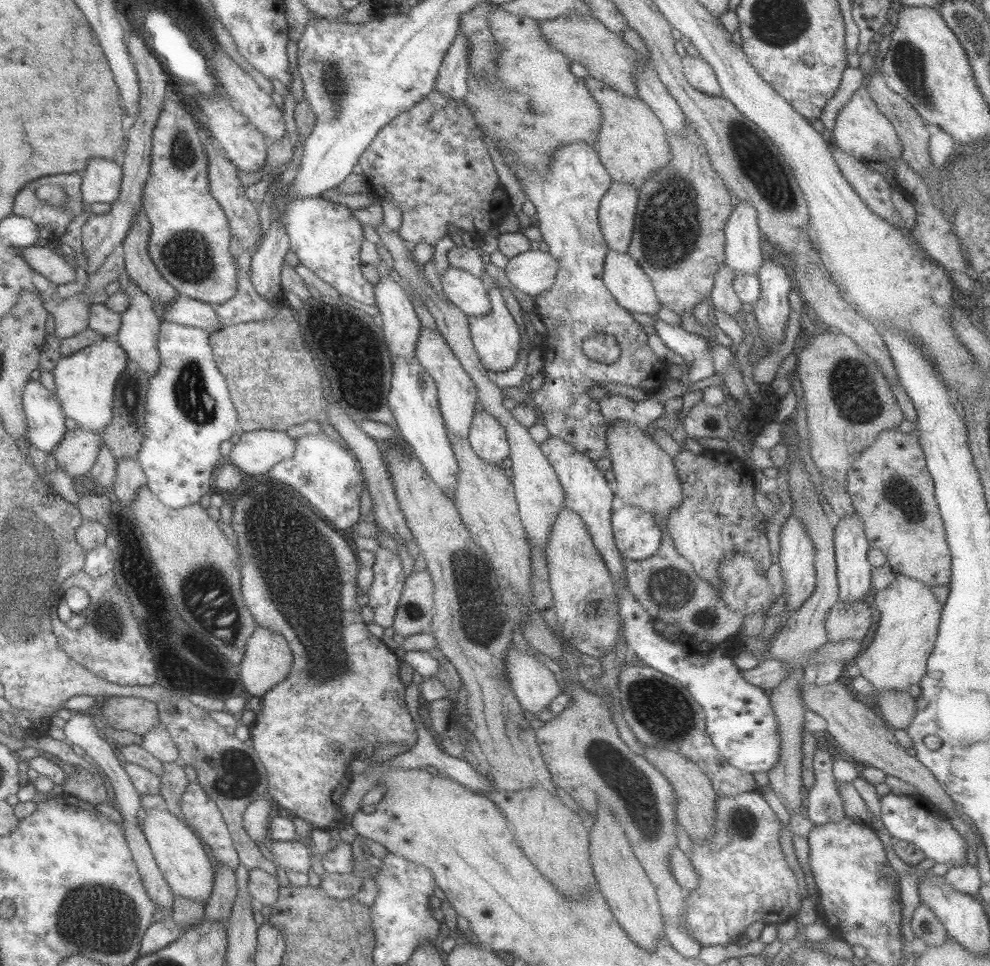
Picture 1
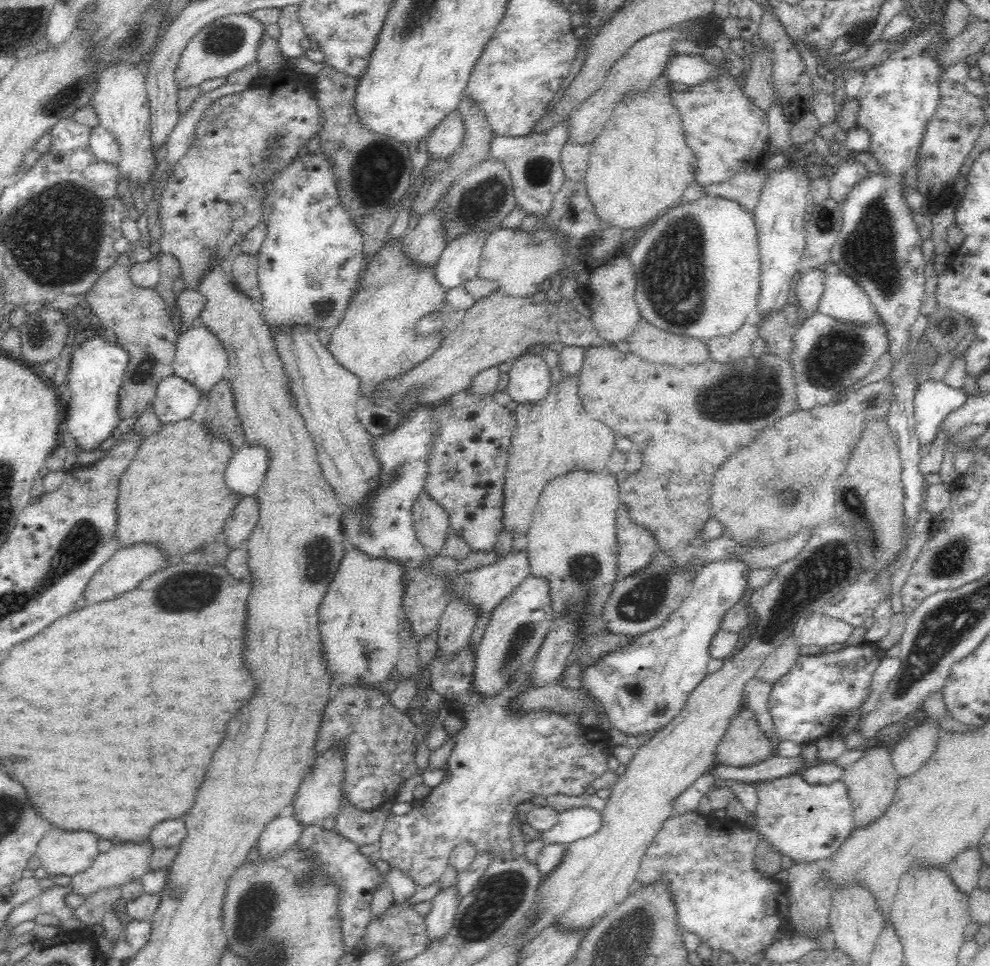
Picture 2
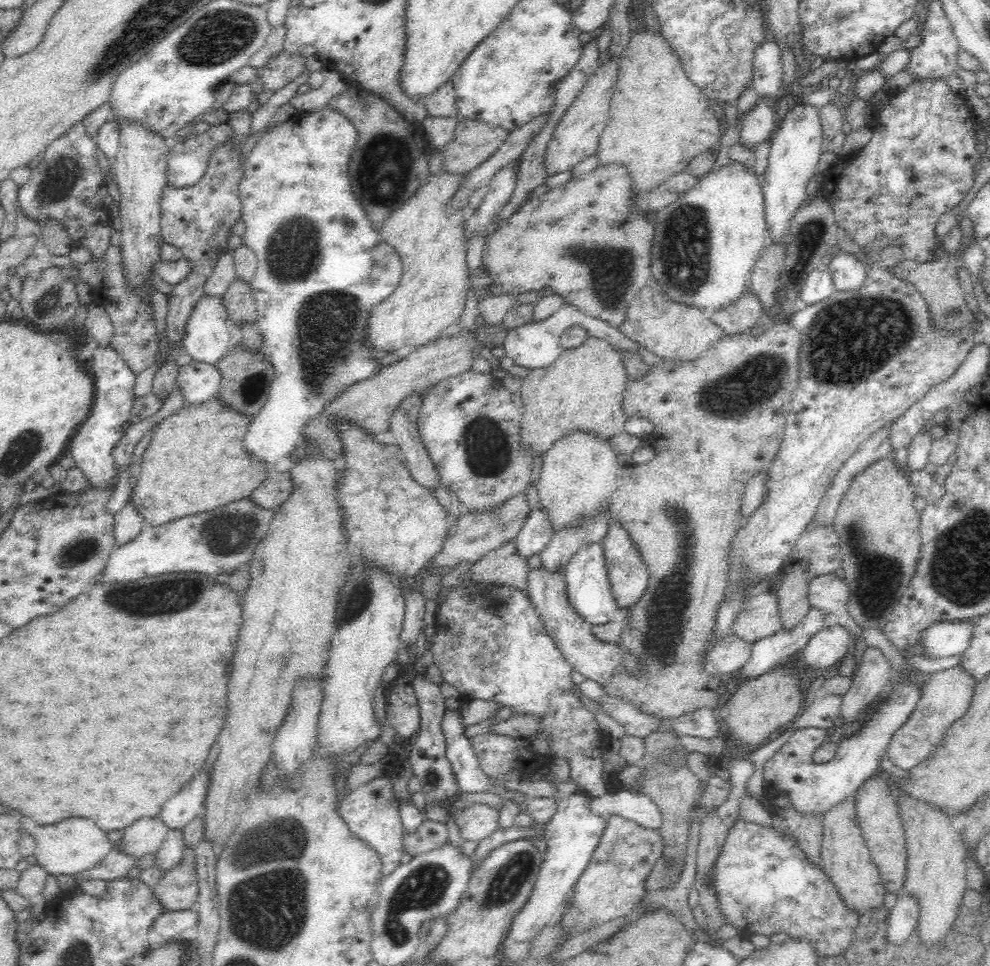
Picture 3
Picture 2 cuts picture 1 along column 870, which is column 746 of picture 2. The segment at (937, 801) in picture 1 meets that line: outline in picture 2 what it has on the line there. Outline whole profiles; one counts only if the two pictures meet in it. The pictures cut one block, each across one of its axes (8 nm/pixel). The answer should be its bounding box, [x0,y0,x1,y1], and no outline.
[715,707,775,766]

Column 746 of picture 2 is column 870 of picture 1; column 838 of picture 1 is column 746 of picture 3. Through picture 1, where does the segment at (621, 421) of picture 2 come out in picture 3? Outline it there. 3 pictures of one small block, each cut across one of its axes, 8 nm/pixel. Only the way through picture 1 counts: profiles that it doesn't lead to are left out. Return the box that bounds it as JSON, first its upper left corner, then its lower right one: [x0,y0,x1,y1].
[603,321,801,719]

